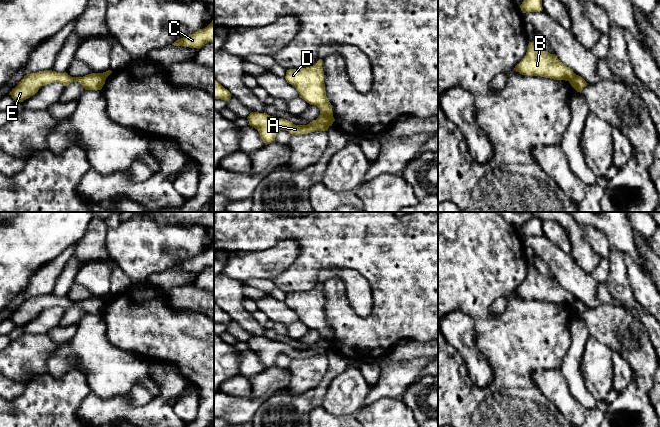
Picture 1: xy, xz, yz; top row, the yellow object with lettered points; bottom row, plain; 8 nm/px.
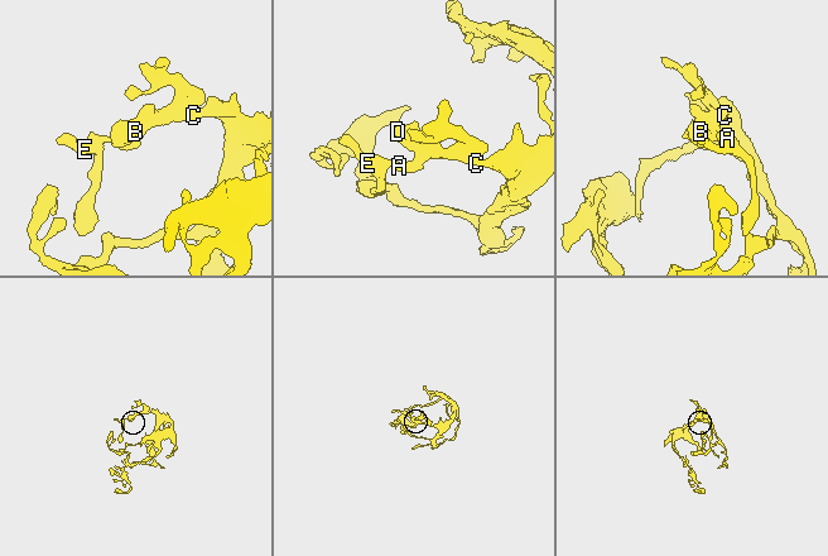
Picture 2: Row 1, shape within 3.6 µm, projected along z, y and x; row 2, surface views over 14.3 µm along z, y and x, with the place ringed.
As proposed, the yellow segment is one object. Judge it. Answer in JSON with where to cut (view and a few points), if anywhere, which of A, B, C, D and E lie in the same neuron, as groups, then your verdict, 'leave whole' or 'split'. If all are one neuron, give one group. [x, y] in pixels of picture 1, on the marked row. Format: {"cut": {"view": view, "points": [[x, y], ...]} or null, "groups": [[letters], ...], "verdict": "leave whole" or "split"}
{"cut": {"view": "xz", "points": [[317, 118], [329, 125]]}, "groups": [["A", "E"], ["B", "C", "D"]], "verdict": "split"}

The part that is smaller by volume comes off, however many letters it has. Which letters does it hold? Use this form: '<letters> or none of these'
A, E

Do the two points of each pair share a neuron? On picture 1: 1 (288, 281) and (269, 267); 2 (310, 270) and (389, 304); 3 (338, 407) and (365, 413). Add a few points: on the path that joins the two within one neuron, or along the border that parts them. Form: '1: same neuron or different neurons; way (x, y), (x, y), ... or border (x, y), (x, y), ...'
1: different neurons; border (296, 258), (274, 280)
2: same neuron; way (333, 260), (358, 261), (378, 281)
3: different neurons; border (361, 408), (354, 414)

